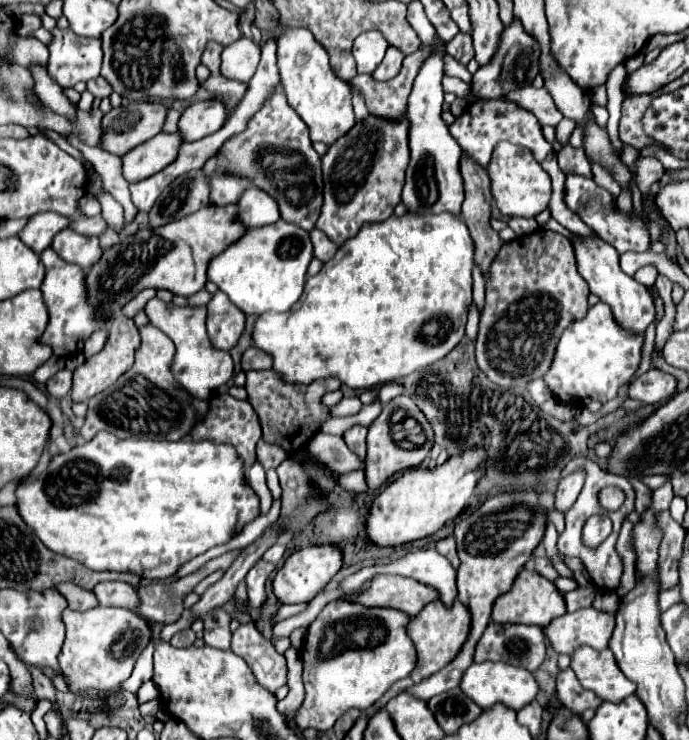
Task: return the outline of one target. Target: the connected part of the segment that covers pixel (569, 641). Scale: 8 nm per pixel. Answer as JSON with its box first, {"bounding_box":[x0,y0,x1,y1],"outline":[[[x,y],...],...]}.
{"bounding_box":[544,608,614,656],"outline":[[[582,608],[576,612],[566,612],[544,626],[544,636],[556,654],[572,656],[582,644],[594,650],[608,648],[610,634],[614,630],[614,616],[608,612],[598,612],[594,608]]]}

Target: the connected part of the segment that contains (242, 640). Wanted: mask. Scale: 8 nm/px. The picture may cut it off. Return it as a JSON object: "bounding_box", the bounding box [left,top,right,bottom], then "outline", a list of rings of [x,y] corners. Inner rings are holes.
{"bounding_box":[232,622,286,692],"outline":[[[254,622],[242,624],[232,636],[232,652],[244,658],[254,672],[254,678],[268,692],[276,692],[286,684],[286,658],[276,652],[272,640],[264,638]]]}

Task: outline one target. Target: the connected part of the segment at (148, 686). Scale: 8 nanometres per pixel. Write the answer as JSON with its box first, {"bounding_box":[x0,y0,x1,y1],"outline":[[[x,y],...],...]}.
{"bounding_box":[138,680,160,704],"outline":[[[148,680],[148,682],[144,682],[144,684],[140,686],[140,690],[138,690],[138,702],[142,704],[142,702],[148,702],[148,700],[152,700],[152,698],[160,698],[160,694],[158,694],[158,686],[154,686],[154,682]]]}

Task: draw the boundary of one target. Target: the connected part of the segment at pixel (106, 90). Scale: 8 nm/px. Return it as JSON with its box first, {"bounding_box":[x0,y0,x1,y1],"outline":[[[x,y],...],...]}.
{"bounding_box":[88,76,112,98],"outline":[[[100,76],[100,78],[94,78],[88,82],[88,92],[92,92],[96,98],[106,98],[106,96],[110,96],[112,86]]]}

